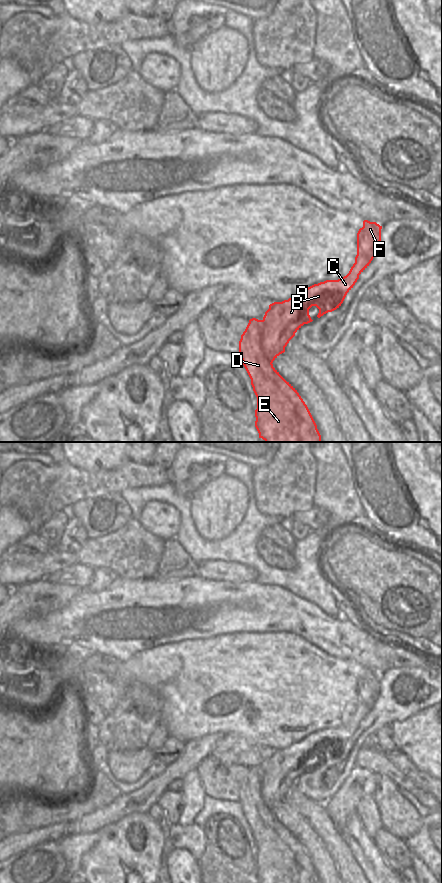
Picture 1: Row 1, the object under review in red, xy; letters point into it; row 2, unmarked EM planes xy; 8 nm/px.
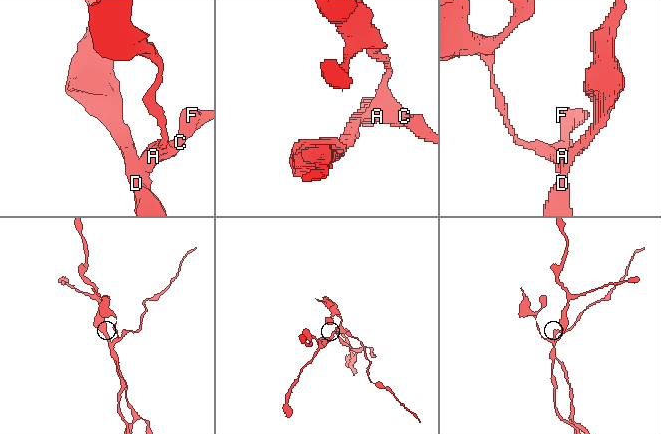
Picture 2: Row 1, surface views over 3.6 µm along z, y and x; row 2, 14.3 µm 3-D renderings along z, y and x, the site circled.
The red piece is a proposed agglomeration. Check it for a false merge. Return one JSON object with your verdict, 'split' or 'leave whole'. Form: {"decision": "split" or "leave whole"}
{"decision": "split"}

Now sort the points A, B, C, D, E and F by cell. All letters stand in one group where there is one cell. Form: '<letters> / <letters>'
A B C F / D E

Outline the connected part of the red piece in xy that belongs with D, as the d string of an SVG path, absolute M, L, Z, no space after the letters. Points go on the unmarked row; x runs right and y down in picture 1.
M252 766L241 783L239 803L257 845L255 875L259 883L320 883L317 873L297 838L273 815L261 795L263 768Z

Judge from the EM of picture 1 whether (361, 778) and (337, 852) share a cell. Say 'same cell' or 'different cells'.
different cells

